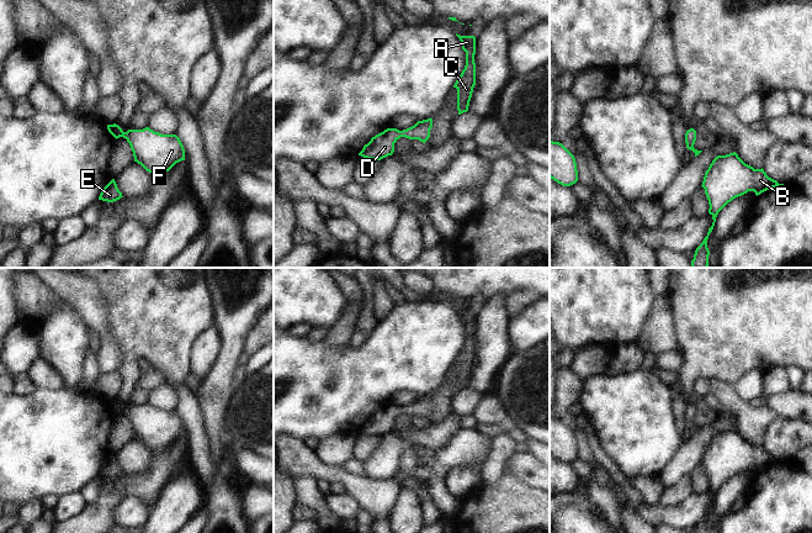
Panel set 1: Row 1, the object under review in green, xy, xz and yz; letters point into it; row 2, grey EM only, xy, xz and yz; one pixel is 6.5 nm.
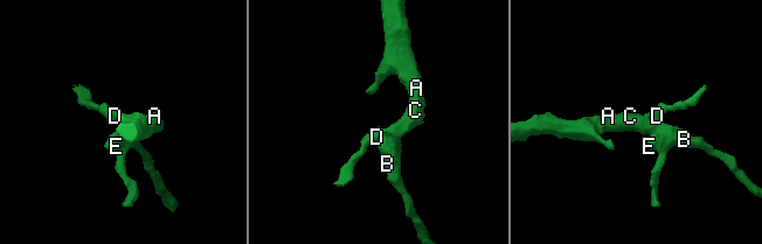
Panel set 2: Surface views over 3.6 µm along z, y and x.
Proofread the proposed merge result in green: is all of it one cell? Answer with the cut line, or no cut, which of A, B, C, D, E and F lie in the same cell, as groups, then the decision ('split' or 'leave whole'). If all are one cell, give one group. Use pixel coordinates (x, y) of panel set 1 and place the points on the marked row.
no cut | A B C D E F | leave whole

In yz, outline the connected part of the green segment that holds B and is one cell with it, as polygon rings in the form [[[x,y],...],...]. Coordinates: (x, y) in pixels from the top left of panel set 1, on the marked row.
[[[736,152],[726,154],[726,155],[717,155],[712,163],[710,164],[708,169],[705,173],[702,188],[705,189],[706,197],[708,200],[708,213],[712,216],[712,226],[708,228],[707,236],[704,238],[702,243],[696,248],[694,259],[691,260],[691,268],[707,268],[708,266],[708,255],[710,250],[707,248],[707,239],[710,233],[713,229],[716,217],[718,212],[733,199],[747,194],[748,191],[754,191],[755,195],[760,195],[761,192],[776,188],[779,184],[776,180],[769,178],[764,169],[754,169],[753,167],[745,164]]]

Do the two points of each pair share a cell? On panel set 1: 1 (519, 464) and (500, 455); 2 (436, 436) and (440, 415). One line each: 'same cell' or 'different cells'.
1: different cells
2: different cells

